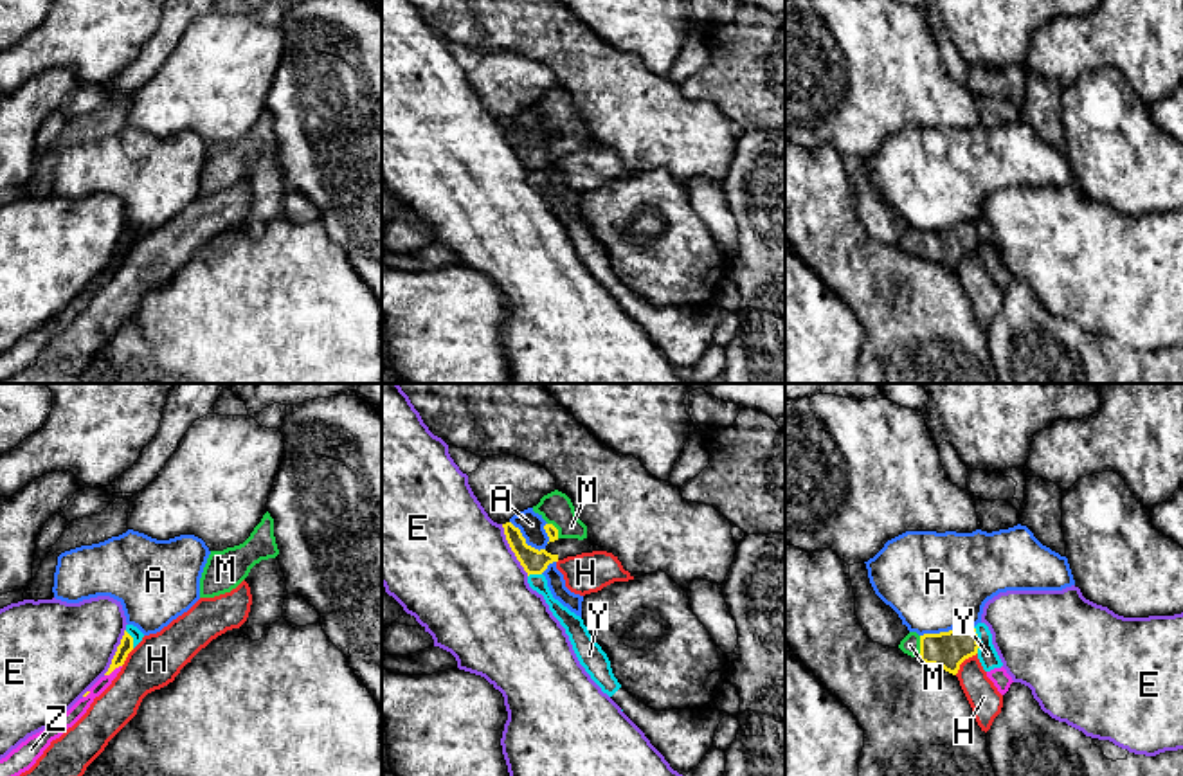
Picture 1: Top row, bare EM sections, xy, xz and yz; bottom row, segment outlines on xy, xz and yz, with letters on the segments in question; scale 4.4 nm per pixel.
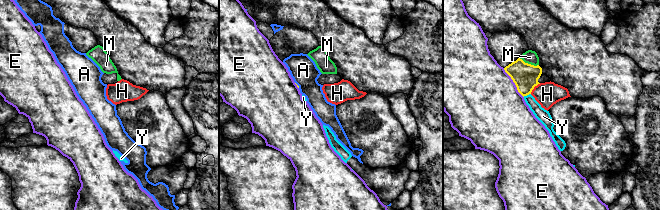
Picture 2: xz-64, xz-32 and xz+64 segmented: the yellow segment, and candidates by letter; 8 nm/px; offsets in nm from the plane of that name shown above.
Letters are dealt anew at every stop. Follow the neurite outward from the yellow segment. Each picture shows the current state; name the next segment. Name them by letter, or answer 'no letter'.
M

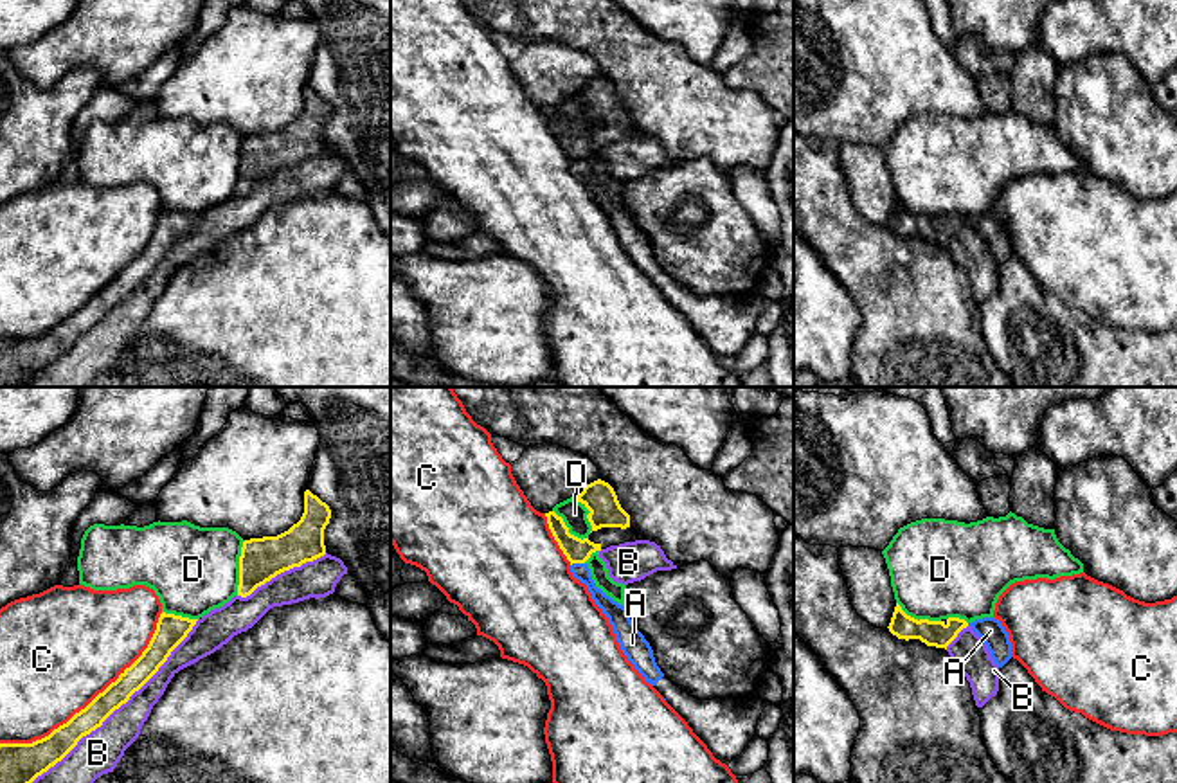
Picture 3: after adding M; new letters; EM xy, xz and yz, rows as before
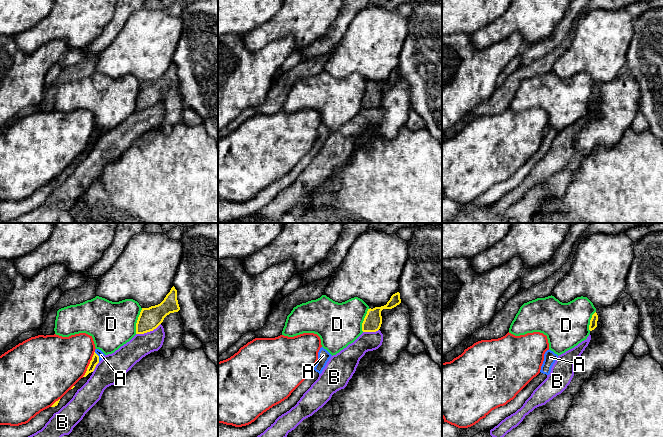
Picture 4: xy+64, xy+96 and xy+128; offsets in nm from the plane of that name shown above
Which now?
no letter

